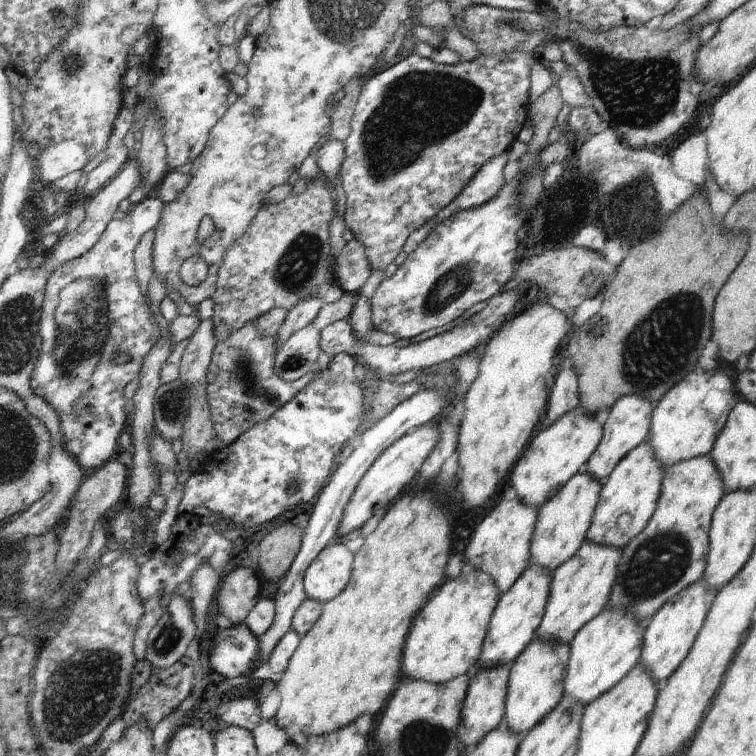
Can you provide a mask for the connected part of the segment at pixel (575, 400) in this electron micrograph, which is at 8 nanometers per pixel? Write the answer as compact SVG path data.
M565 364L560 368L552 386L547 418L543 419L540 431L551 426L567 412L579 407L581 407L579 377L575 367Z

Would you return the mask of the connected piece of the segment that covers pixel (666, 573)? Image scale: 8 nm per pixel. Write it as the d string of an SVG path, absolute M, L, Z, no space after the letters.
M709 454L693 457L665 468L662 496L658 502L658 509L651 518L647 528L629 545L625 546L622 564L619 565L618 582L611 593L609 607L627 607L640 620L643 628L651 624L658 610L673 596L677 596L681 589L701 578L705 574L706 554L710 550L709 530L714 509L724 496L724 486L718 467Z

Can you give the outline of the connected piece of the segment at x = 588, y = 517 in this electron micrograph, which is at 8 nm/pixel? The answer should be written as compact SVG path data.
M584 469L577 473L563 488L538 510L538 524L535 527L531 550L533 562L547 567L553 574L564 562L573 558L588 538L588 533L598 502L602 498L603 483Z

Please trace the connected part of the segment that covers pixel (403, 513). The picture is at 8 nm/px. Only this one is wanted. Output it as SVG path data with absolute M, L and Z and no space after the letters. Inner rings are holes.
M426 490L404 494L383 518L385 520L364 539L365 544L355 553L355 572L350 584L337 598L324 603L321 618L303 636L284 677L277 684L281 702L275 721L280 727L295 724L308 737L339 730L355 723L363 714L377 714L396 691L397 676L401 678L401 674L405 674L403 657L409 630L433 590L444 583L445 568L453 548L453 522L449 506L443 504L437 493Z

